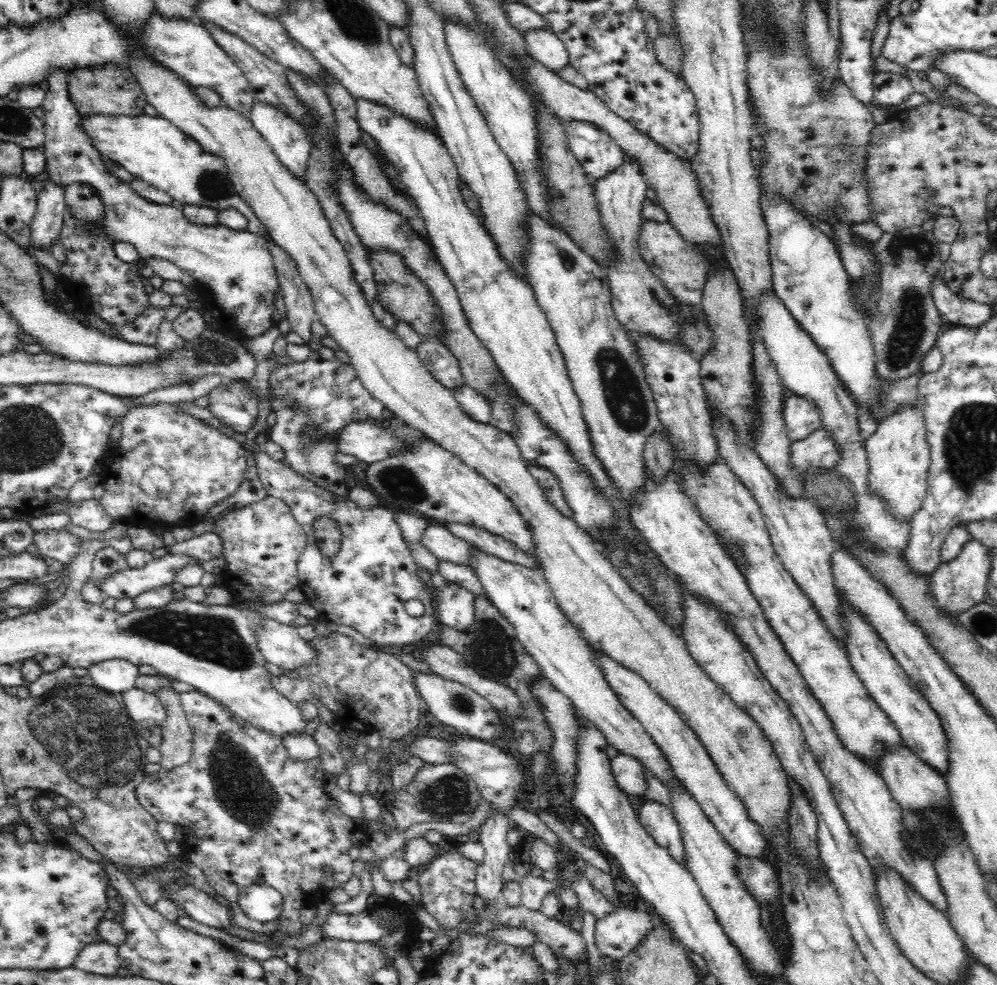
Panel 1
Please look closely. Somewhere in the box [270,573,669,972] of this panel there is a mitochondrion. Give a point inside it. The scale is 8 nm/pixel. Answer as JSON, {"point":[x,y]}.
{"point":[493,652]}

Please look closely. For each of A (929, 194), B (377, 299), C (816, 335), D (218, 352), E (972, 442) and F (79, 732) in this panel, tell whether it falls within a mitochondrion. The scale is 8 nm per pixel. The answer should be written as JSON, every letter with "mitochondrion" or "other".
{"A":"mitochondrion","B":"other","C":"other","D":"mitochondrion","E":"mitochondrion","F":"mitochondrion"}

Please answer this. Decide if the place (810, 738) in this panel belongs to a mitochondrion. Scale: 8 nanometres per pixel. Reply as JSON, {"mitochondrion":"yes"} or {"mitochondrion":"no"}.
{"mitochondrion":"no"}

